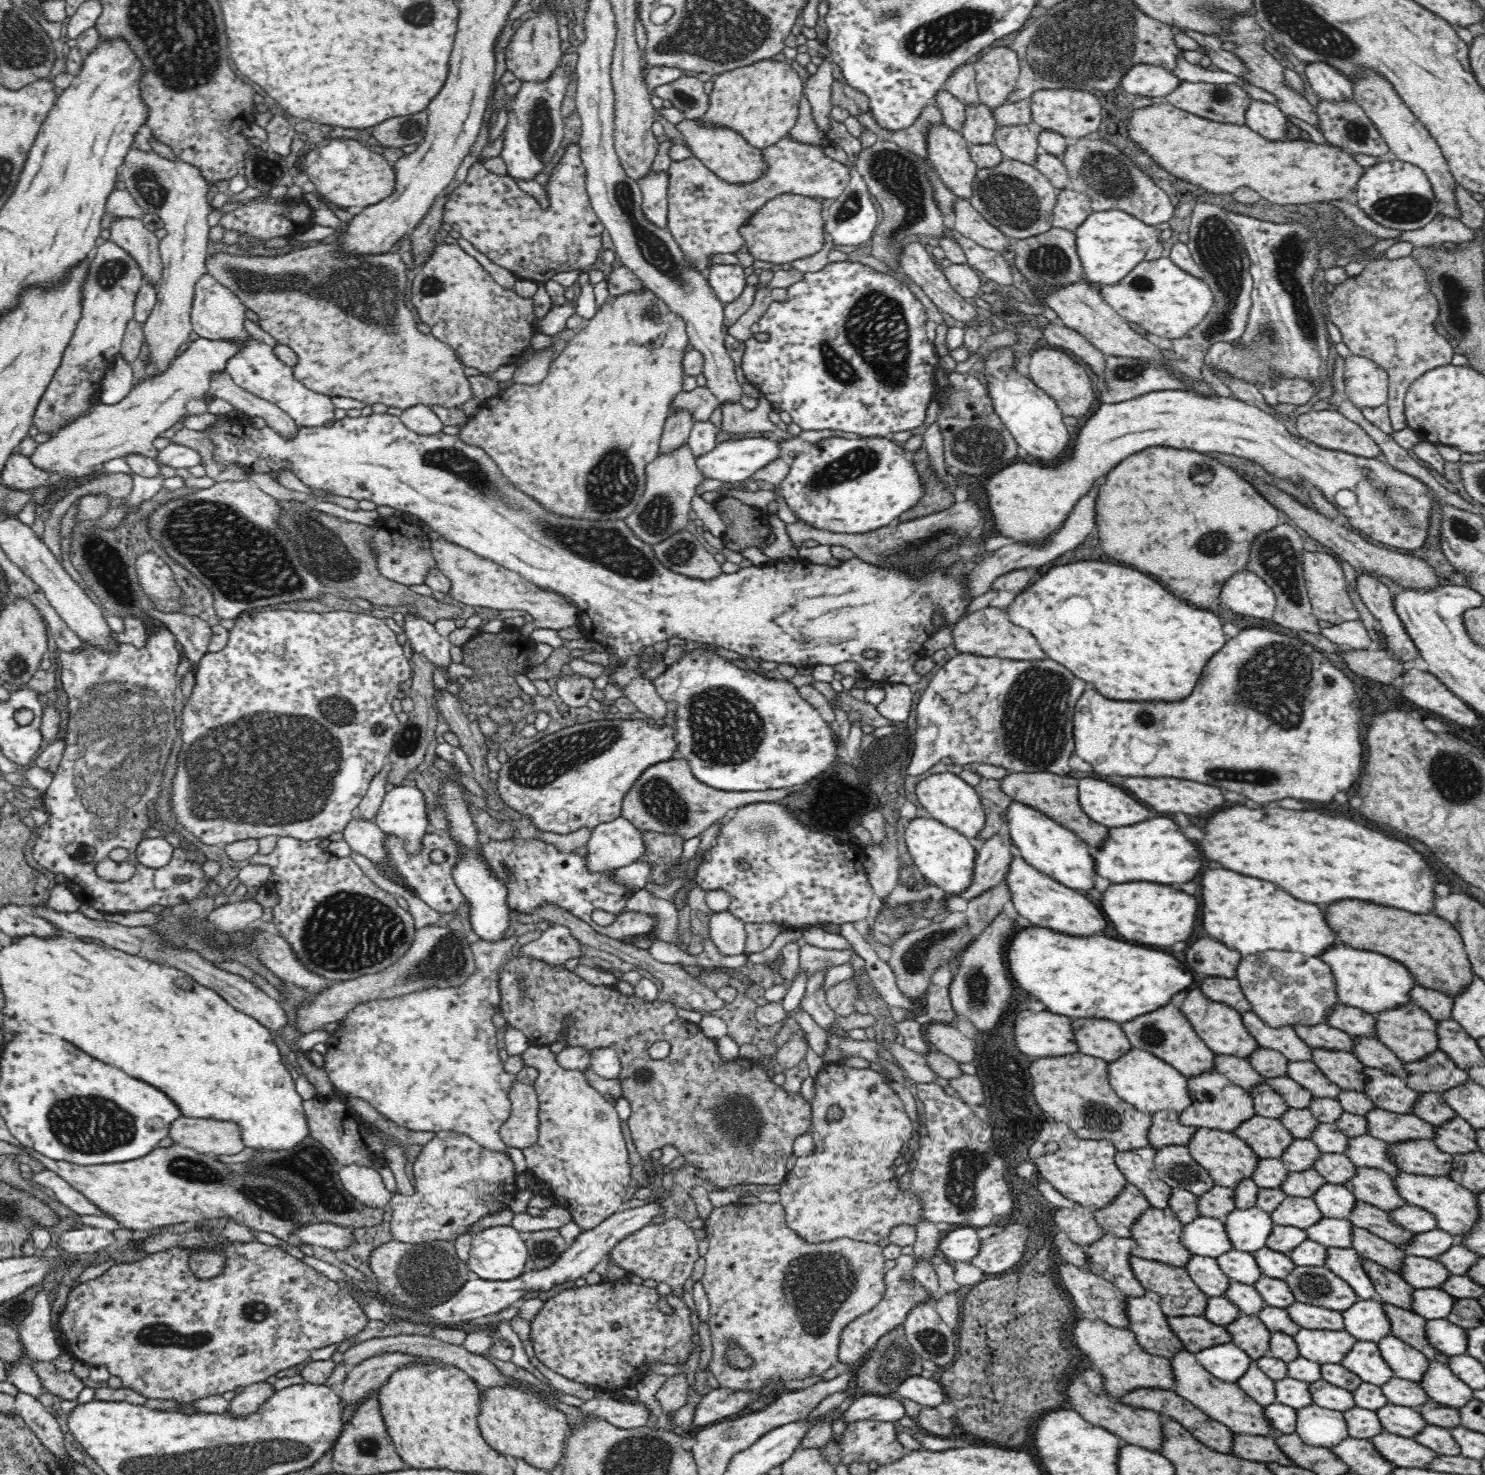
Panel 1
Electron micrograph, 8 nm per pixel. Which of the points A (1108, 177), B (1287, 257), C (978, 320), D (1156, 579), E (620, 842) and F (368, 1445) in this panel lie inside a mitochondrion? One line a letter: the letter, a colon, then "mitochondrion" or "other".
A: mitochondrion
B: mitochondrion
C: other
D: other
E: other
F: mitochondrion

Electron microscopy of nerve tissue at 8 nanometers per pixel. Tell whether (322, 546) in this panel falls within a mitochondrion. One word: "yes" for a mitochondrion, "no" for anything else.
yes

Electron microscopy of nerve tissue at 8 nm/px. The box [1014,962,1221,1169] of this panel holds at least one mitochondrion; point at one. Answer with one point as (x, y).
(1096, 1118)

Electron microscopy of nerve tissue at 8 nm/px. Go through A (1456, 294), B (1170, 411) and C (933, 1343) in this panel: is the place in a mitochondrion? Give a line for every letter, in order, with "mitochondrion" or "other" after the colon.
A: mitochondrion
B: other
C: mitochondrion

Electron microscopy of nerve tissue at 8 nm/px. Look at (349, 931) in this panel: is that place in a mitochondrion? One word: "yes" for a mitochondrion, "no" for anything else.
yes

